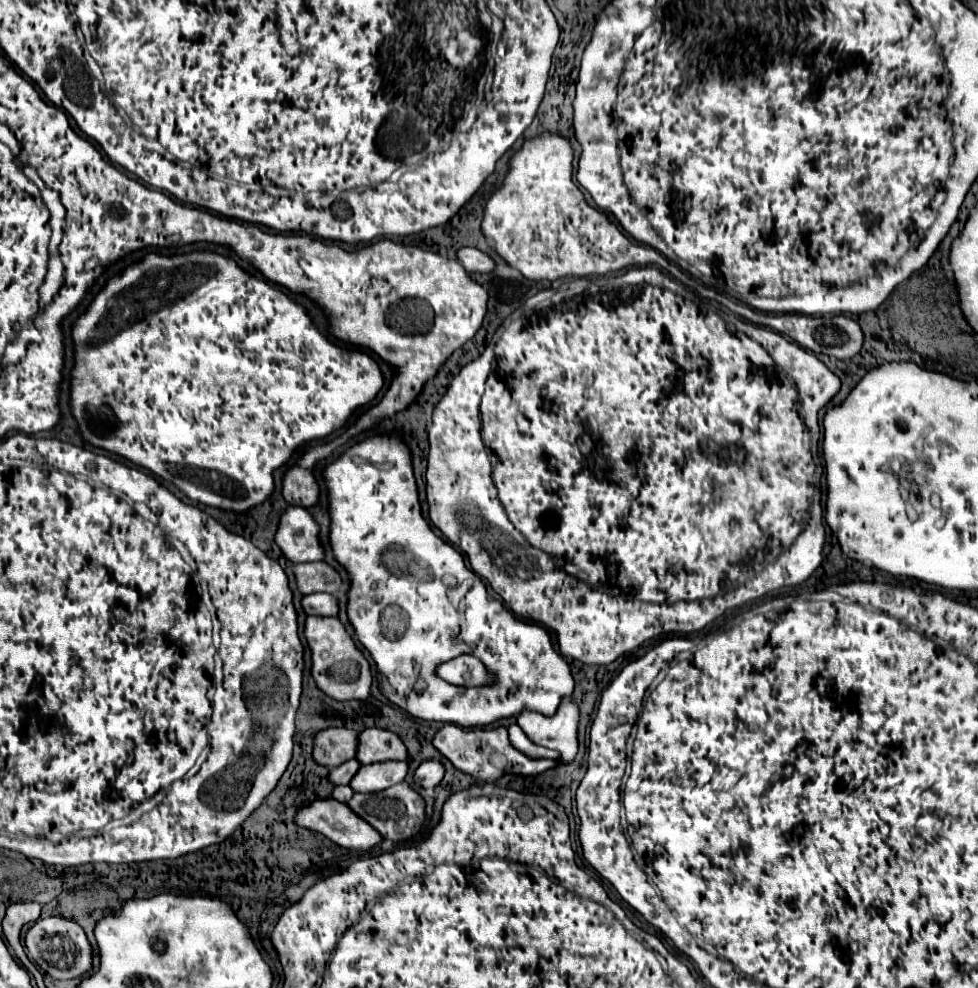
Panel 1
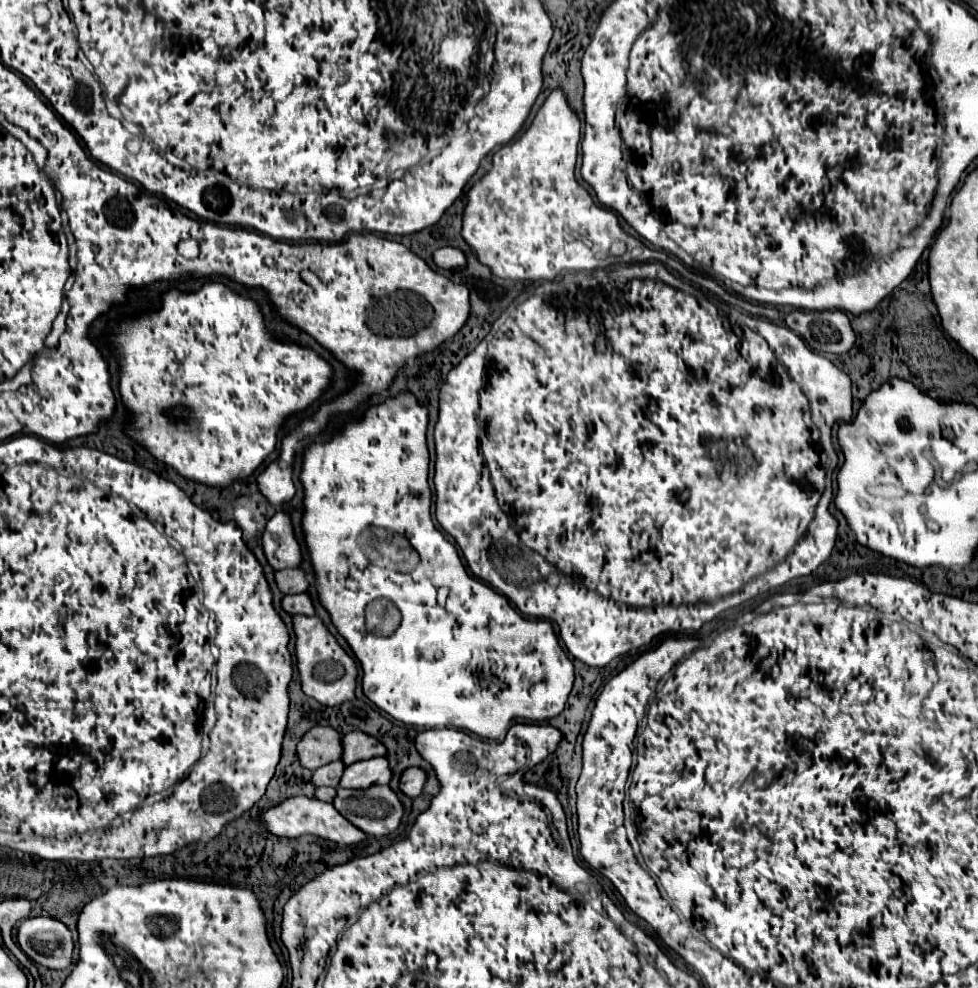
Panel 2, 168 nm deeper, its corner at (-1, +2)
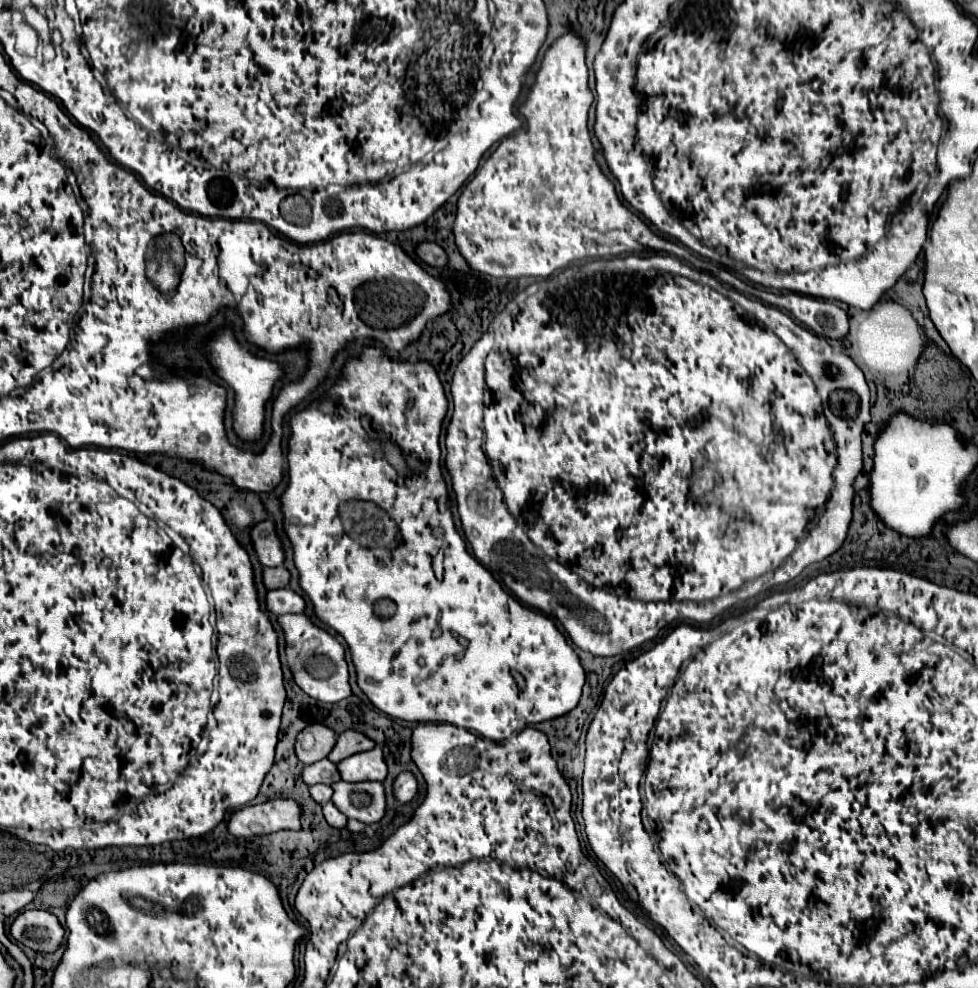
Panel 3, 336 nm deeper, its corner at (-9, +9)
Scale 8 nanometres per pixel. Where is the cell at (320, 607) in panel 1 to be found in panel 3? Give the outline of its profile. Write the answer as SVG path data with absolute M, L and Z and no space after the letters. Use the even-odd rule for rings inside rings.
M269 590L265 594L265 606L271 614L301 614L305 610L305 602L299 594L291 590Z

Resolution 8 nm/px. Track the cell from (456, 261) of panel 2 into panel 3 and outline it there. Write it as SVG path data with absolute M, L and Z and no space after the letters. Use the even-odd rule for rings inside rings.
M421 242L417 244L415 248L415 254L421 262L429 264L429 266L435 266L435 268L441 268L447 264L447 254L441 246L437 246L435 242Z

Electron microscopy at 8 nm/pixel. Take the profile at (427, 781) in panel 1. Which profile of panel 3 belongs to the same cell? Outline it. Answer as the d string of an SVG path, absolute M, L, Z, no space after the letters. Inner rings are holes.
M401 772L393 782L393 796L397 802L405 804L417 794L417 780L411 772Z

